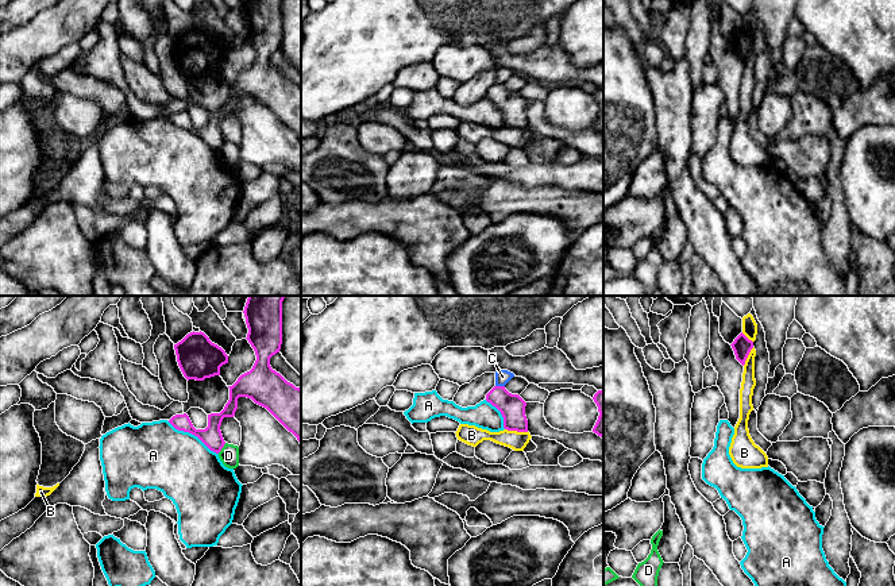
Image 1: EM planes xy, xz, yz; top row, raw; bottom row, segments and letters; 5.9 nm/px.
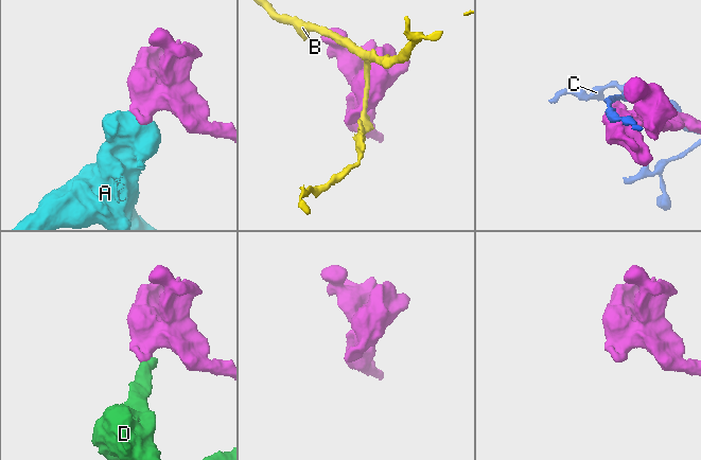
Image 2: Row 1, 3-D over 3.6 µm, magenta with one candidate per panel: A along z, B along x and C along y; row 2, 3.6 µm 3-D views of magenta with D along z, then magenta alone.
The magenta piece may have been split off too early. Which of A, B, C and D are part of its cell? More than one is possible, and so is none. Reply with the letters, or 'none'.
none

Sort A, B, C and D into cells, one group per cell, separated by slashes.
A / B / C / D

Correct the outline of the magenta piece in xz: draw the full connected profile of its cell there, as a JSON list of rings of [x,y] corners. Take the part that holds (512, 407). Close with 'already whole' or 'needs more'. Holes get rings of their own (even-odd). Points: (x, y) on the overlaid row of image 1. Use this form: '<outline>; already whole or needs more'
[[[494,386],[486,394],[486,401],[501,412],[505,429],[528,432],[526,402],[518,394],[509,393],[505,386]]]; already whole

